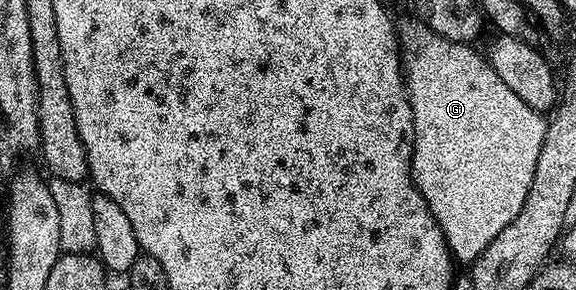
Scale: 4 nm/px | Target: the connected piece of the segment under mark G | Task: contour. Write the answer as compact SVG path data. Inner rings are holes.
M425 24L417 25L400 30L404 85L414 113L414 183L442 230L451 255L459 263L472 264L516 220L520 208L524 208L528 188L532 188L532 176L536 176L536 160L540 160L540 148L544 148L547 119L539 111L528 108L492 72L485 57L479 51L477 54L473 45L453 42L433 34Z

